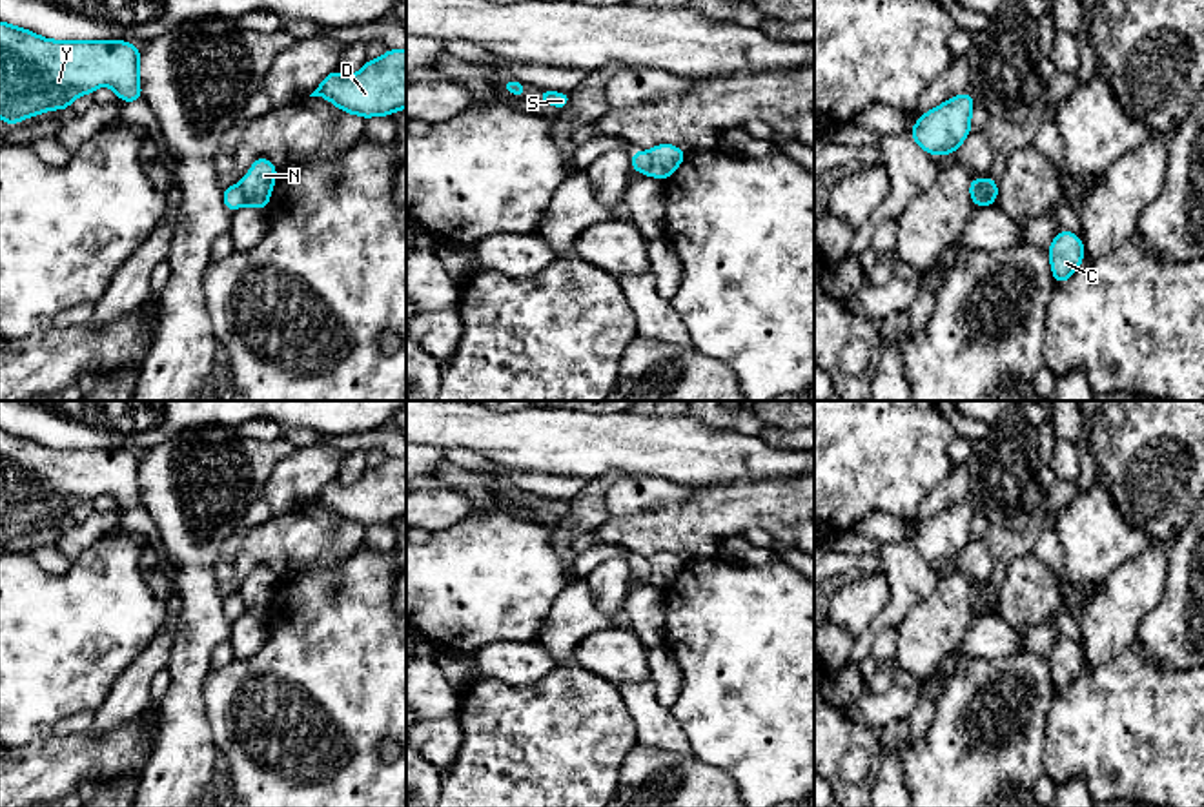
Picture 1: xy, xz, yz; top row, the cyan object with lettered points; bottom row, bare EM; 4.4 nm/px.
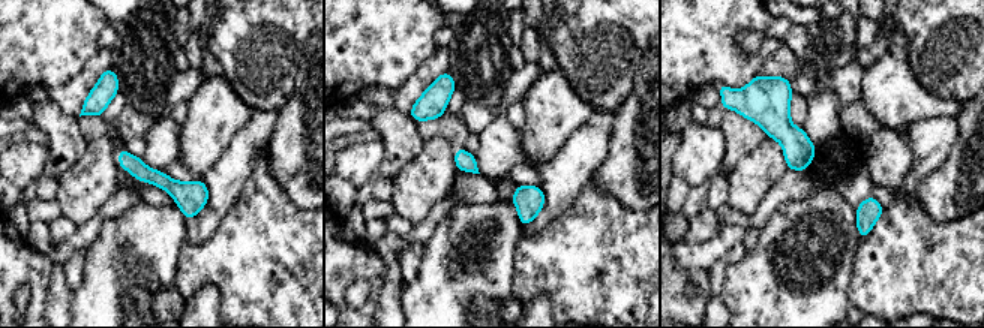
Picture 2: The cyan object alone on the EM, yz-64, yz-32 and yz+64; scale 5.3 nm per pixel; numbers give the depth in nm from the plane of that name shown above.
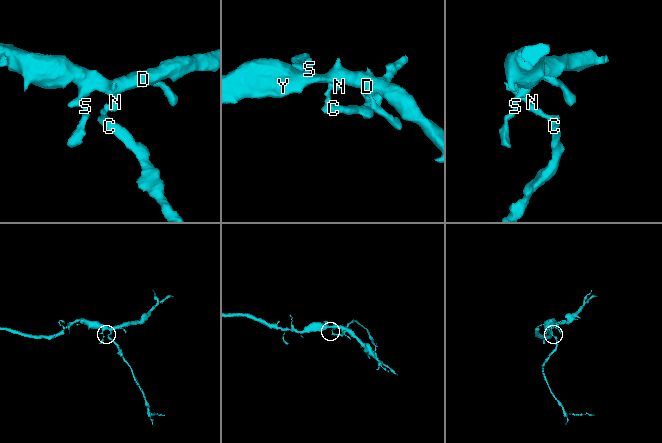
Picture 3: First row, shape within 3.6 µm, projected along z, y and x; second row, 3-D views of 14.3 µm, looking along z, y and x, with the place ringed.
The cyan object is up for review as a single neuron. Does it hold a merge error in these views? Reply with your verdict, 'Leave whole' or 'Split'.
Split

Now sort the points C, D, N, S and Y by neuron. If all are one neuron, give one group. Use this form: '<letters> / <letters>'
C / D N S Y

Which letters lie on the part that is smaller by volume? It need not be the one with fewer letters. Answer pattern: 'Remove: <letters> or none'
Remove: C

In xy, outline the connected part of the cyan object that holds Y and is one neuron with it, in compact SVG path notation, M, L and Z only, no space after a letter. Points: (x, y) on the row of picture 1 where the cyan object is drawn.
M0 20L0 118L11 126L51 109L64 109L80 95L109 86L122 102L142 100L140 49L124 40L49 40Z

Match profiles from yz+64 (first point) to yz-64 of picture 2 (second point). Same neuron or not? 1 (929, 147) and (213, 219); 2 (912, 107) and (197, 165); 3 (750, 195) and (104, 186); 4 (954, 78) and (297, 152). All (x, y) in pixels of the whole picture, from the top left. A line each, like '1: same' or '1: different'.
1: same
2: same
3: same
4: different

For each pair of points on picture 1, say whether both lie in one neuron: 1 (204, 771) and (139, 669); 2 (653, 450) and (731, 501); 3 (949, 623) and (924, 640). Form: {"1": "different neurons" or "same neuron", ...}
{"1": "different neurons", "2": "different neurons", "3": "same neuron"}

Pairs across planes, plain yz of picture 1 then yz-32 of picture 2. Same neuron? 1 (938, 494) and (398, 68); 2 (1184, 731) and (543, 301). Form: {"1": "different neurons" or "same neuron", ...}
{"1": "different neurons", "2": "different neurons"}

